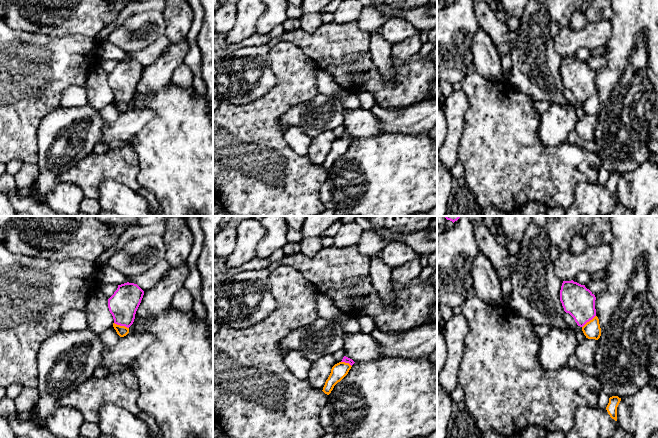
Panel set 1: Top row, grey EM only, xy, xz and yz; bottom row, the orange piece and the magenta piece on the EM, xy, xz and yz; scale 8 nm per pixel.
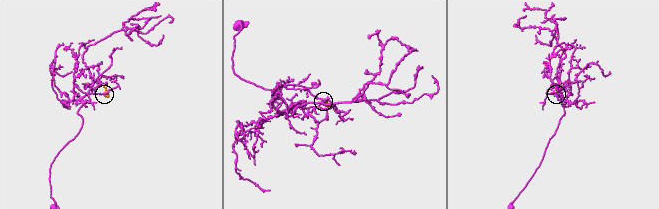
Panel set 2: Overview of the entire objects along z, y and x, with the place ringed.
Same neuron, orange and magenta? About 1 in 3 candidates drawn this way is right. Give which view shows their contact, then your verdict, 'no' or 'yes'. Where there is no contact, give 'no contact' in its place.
contact in xy; no

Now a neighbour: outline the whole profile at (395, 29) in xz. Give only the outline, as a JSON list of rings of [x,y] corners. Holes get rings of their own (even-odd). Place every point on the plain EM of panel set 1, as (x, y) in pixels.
[[[391,17],[380,28],[380,36],[390,44],[400,42],[414,34],[420,34],[420,30],[402,17]]]

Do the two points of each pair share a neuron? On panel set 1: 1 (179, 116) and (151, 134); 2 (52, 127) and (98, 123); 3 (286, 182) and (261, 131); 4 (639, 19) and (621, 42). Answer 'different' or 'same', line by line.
1: same
2: same
3: same
4: same

